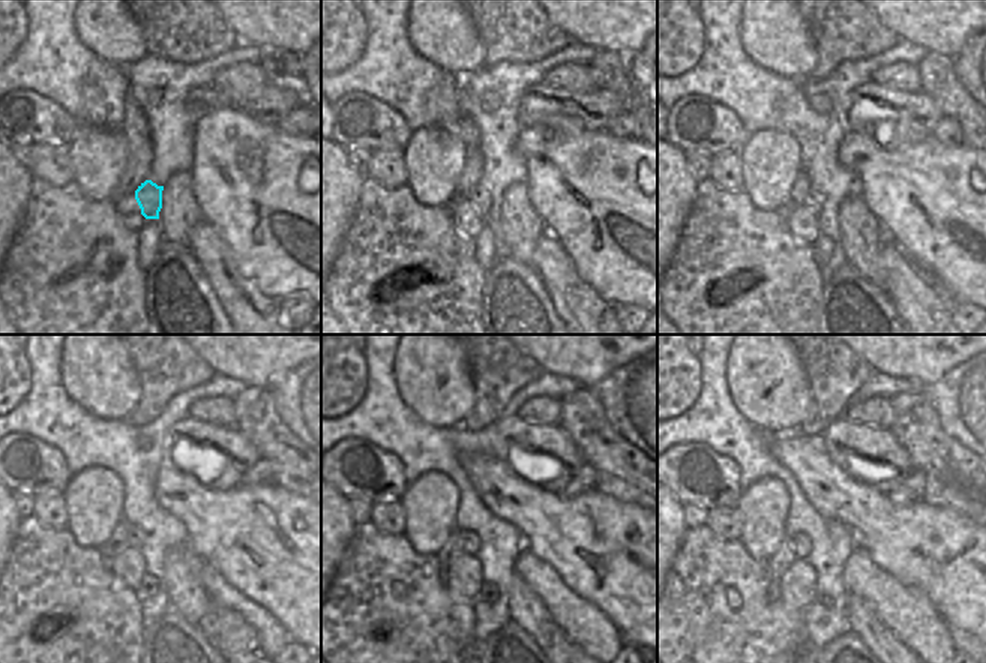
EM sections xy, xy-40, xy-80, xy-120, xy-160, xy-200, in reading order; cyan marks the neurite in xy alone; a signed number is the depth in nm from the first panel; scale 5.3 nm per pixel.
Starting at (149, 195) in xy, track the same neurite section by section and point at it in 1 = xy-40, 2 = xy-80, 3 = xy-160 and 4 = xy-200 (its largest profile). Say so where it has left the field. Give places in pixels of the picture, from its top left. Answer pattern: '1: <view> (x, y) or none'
1: xy-40 (480, 198)
2: xy-80 (814, 200)
3: xy-160 (470, 542)
4: xy-200 (802, 543)

